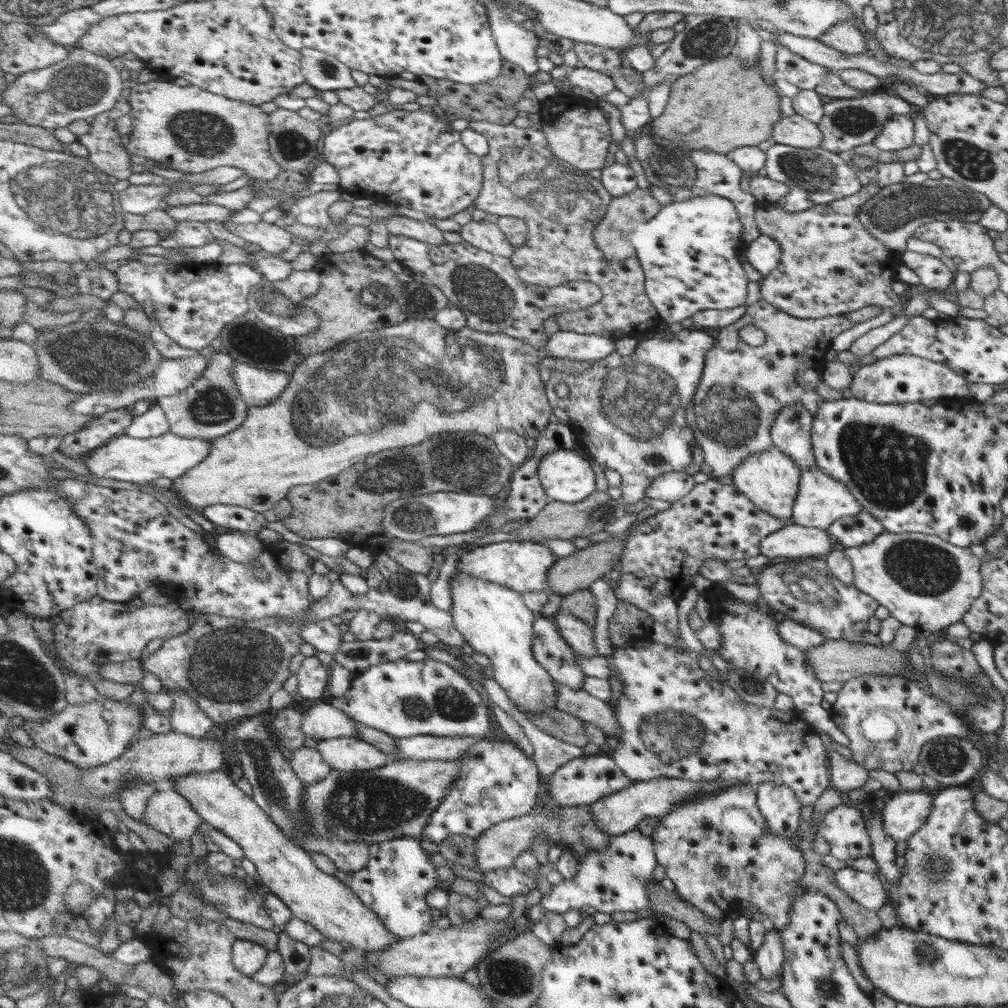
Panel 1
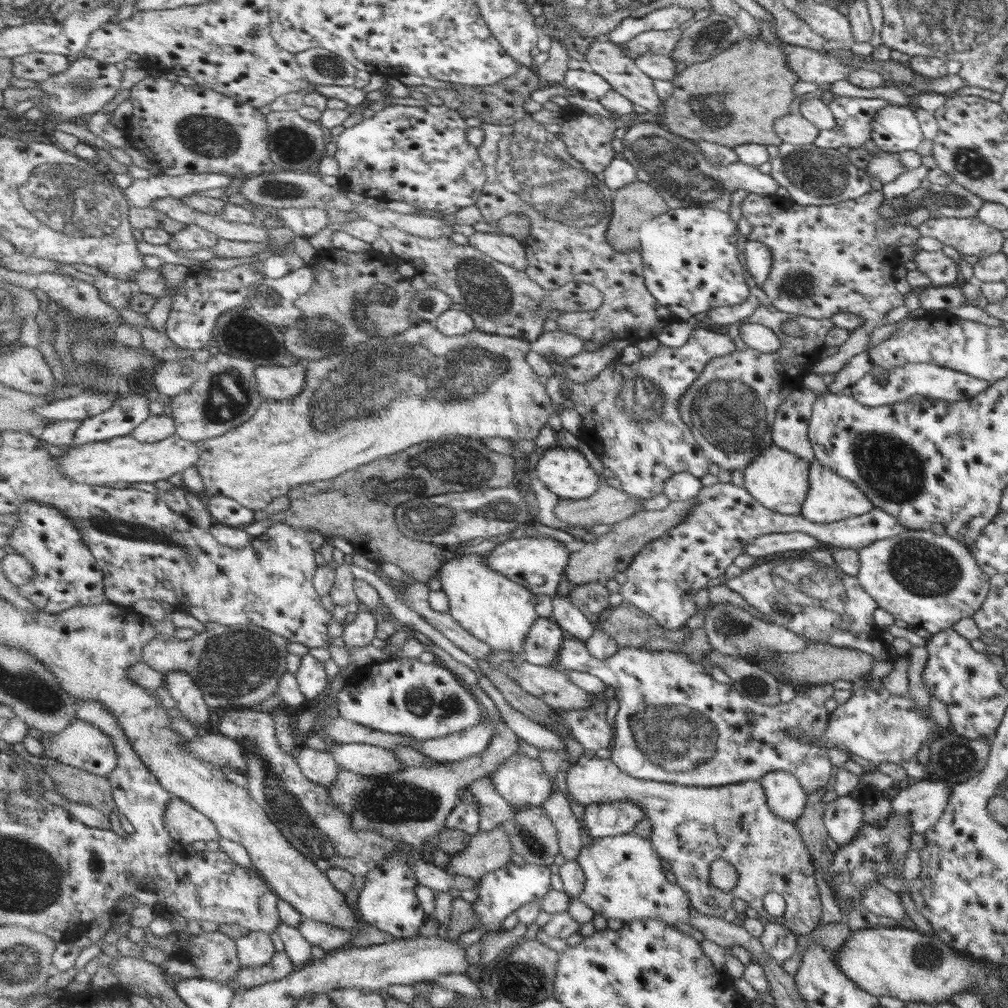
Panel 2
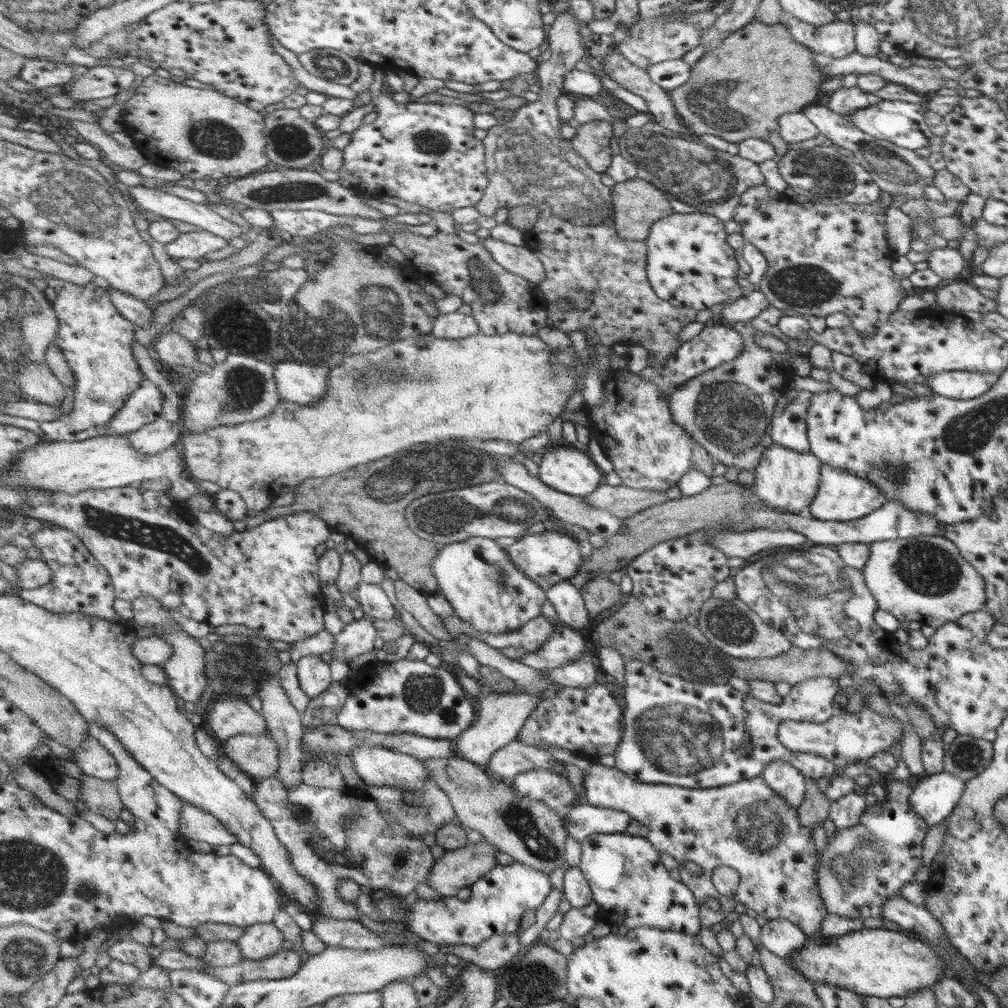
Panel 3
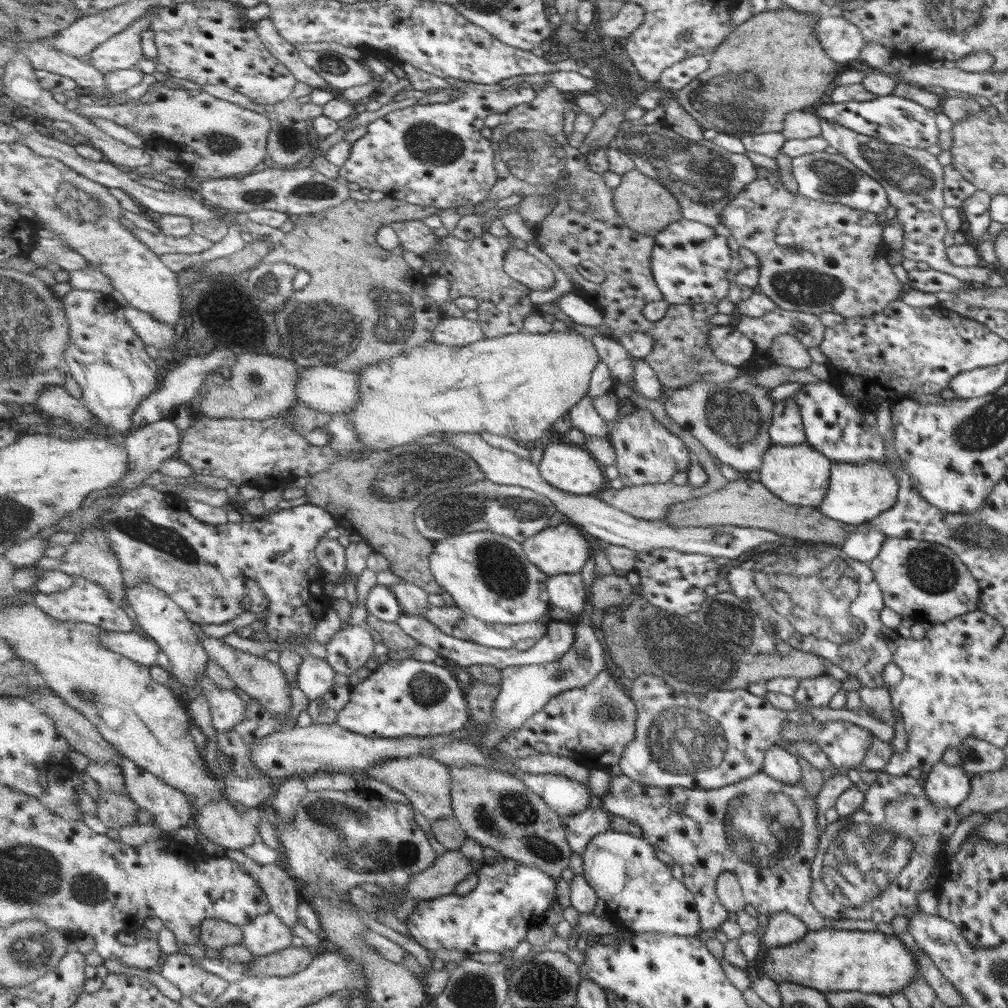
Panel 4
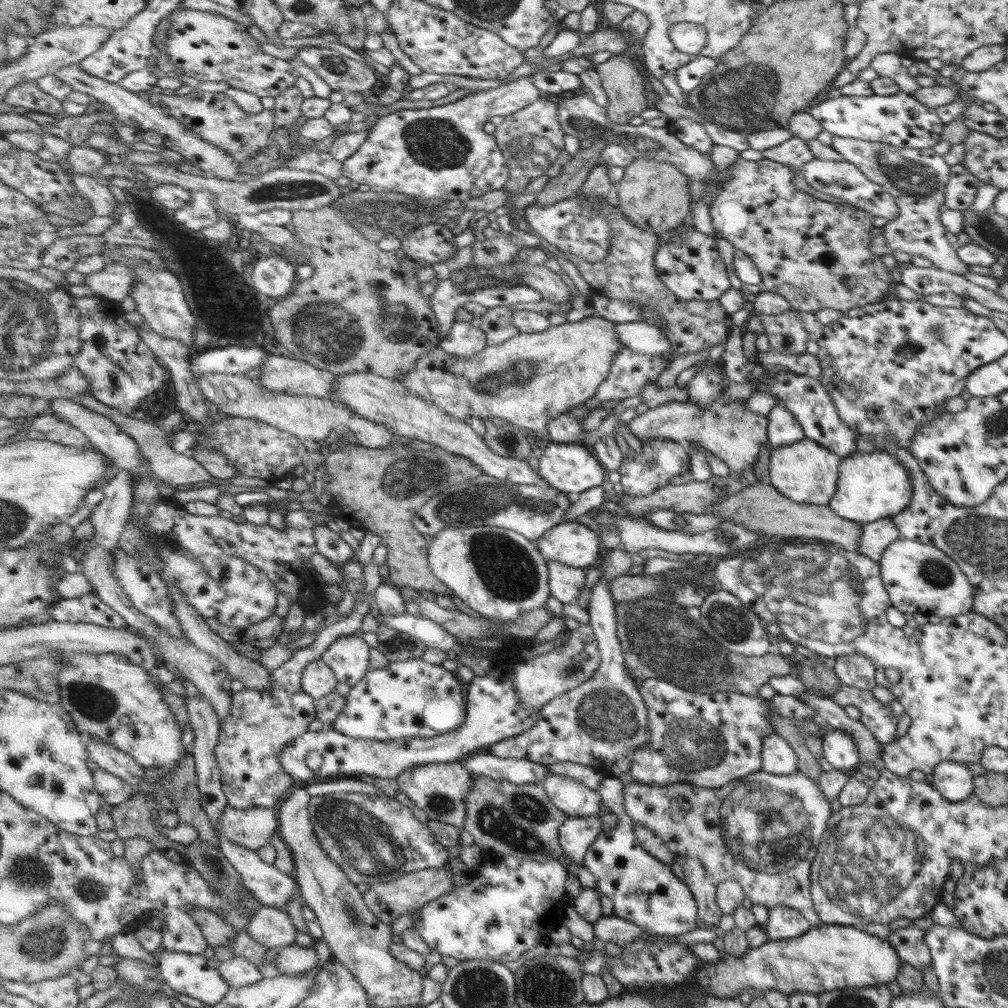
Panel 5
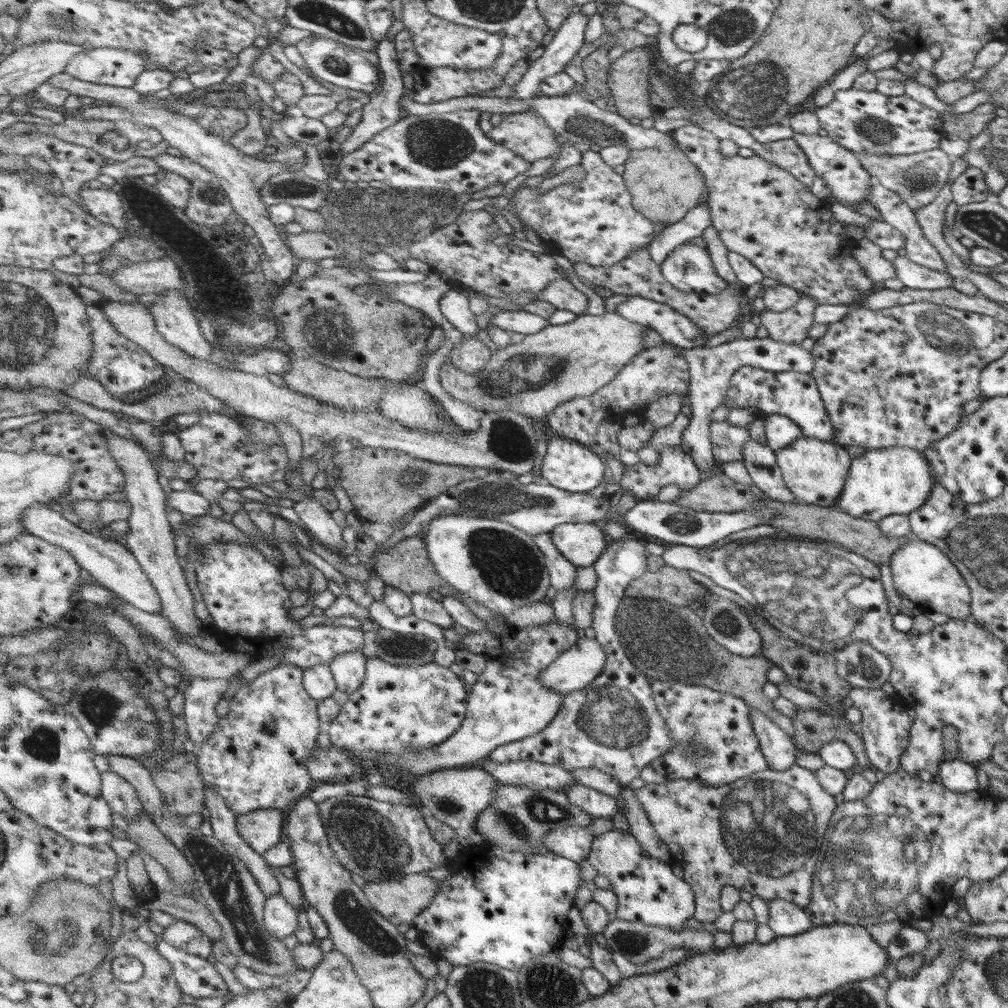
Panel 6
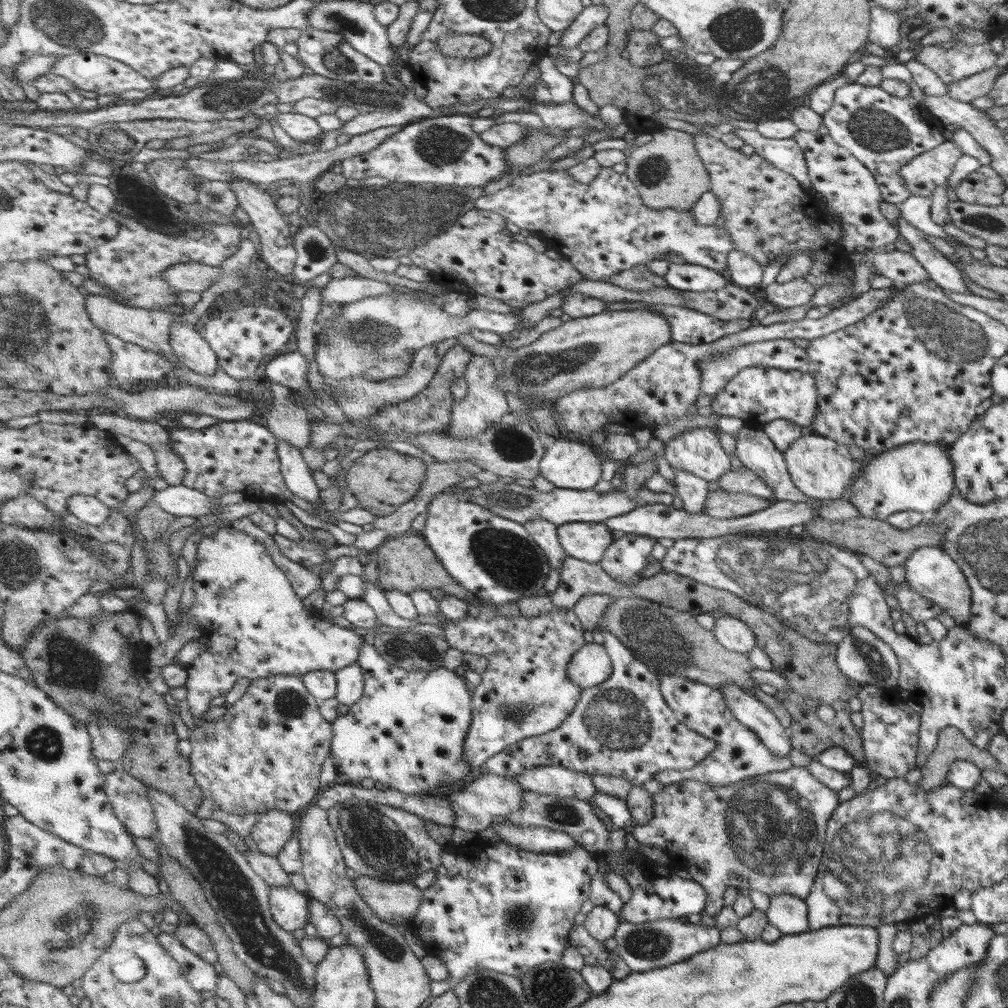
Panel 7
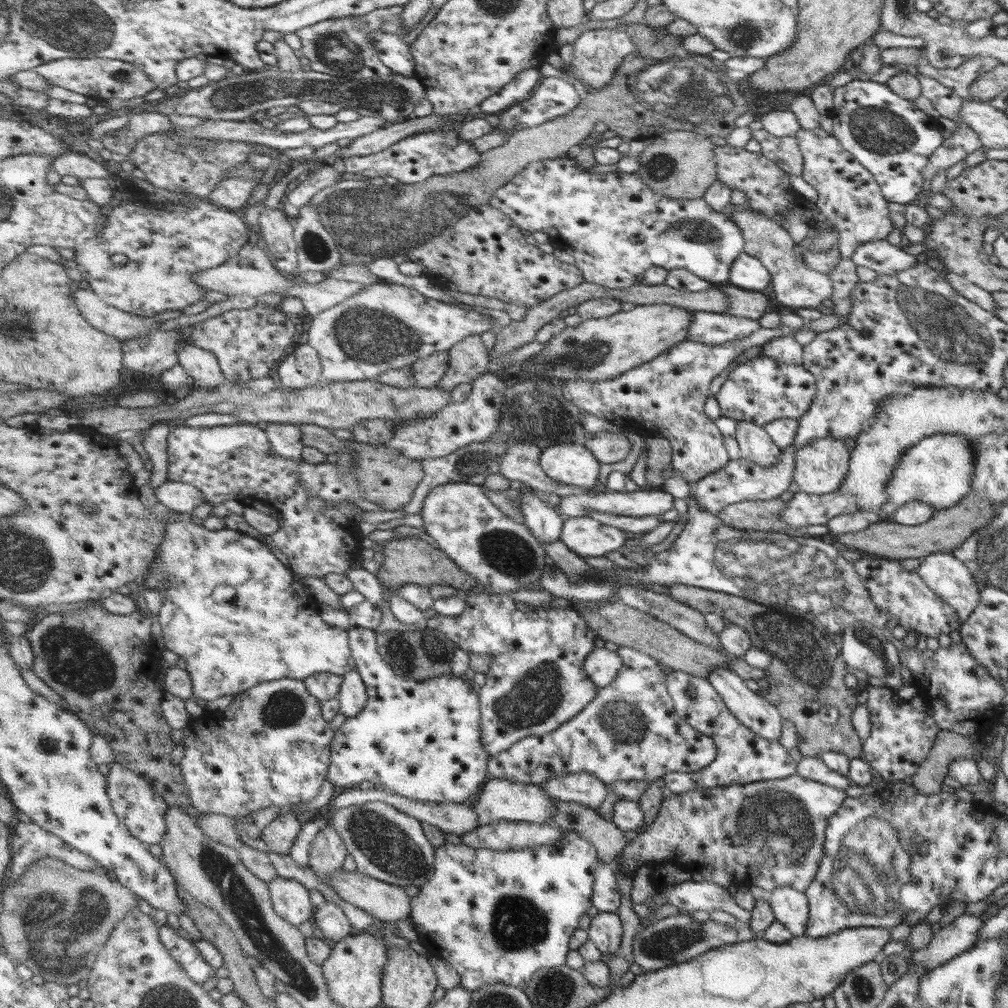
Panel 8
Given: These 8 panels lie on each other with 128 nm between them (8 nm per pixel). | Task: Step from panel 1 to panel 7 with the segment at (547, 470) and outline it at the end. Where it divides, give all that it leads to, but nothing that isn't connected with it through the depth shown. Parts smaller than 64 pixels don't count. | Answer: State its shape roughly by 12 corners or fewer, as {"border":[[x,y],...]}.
{"border":[[550,441],[540,474],[555,487],[593,490],[603,459],[590,443]]}

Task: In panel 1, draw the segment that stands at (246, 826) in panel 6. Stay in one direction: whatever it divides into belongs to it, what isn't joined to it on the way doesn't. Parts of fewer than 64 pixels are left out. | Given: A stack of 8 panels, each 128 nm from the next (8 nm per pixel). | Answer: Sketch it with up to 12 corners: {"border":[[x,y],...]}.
{"border":[[172,787],[153,794],[145,823],[176,841],[203,822]]}

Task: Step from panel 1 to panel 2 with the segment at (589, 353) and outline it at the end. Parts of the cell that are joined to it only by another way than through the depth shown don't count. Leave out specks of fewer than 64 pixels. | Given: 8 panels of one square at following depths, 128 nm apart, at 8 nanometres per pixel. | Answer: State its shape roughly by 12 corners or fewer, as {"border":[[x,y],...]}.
{"border":[[558,329],[543,332],[531,343],[533,352],[571,358],[585,352],[587,342]]}

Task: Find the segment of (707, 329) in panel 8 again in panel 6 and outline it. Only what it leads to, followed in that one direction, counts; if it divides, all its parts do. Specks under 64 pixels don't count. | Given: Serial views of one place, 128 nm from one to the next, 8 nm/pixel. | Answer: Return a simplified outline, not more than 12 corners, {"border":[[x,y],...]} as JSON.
{"border":[[615,294],[606,313],[690,349],[708,340],[687,316],[647,297]]}

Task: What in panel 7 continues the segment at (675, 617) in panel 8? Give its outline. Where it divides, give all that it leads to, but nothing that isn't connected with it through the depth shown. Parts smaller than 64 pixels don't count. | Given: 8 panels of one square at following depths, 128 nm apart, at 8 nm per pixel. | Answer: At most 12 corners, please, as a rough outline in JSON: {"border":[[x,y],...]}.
{"border":[[567,556],[549,596],[556,608],[574,610],[581,597],[633,597],[601,568]]}

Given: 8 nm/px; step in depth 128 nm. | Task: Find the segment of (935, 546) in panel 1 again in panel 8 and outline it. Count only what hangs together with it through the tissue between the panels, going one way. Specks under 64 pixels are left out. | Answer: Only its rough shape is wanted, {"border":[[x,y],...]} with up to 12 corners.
{"border":[[944,552],[918,557],[917,576],[965,622],[979,601],[965,564]]}

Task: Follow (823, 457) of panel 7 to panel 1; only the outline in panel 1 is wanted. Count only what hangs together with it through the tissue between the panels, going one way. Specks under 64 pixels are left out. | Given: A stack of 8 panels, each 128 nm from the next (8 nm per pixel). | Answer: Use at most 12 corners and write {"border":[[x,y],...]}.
{"border":[[772,444],[730,474],[754,508],[790,520],[800,469]]}

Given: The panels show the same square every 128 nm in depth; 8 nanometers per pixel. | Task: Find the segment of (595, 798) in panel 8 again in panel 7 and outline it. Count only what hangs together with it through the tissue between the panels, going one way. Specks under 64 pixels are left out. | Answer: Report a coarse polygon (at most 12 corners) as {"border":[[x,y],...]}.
{"border":[[565,767],[515,775],[524,790],[590,802],[591,775]]}

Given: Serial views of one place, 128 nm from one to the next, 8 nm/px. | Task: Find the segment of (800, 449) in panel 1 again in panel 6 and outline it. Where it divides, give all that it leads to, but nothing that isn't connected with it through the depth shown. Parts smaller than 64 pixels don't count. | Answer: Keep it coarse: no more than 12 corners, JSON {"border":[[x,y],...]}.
{"border":[[786,416],[761,417],[766,446],[779,450],[802,434]]}

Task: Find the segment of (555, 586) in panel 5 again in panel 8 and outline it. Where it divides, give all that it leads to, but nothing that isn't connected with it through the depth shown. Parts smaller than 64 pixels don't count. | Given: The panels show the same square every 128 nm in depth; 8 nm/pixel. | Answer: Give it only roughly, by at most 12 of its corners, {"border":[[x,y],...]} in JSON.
{"border":[[521,486],[523,522],[540,542],[562,537],[565,520]]}

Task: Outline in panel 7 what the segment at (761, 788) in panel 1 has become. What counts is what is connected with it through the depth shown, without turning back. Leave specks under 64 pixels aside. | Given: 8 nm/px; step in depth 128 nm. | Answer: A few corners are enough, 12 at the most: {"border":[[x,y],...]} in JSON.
{"border":[[736,685],[719,692],[733,716],[773,756],[787,756],[790,736],[767,706]]}

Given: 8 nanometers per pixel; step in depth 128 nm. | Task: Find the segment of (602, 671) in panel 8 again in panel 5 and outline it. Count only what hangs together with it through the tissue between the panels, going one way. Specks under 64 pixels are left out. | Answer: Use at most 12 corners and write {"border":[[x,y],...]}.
{"border":[[591,623],[518,662],[520,704],[541,710],[588,682],[602,656]]}

